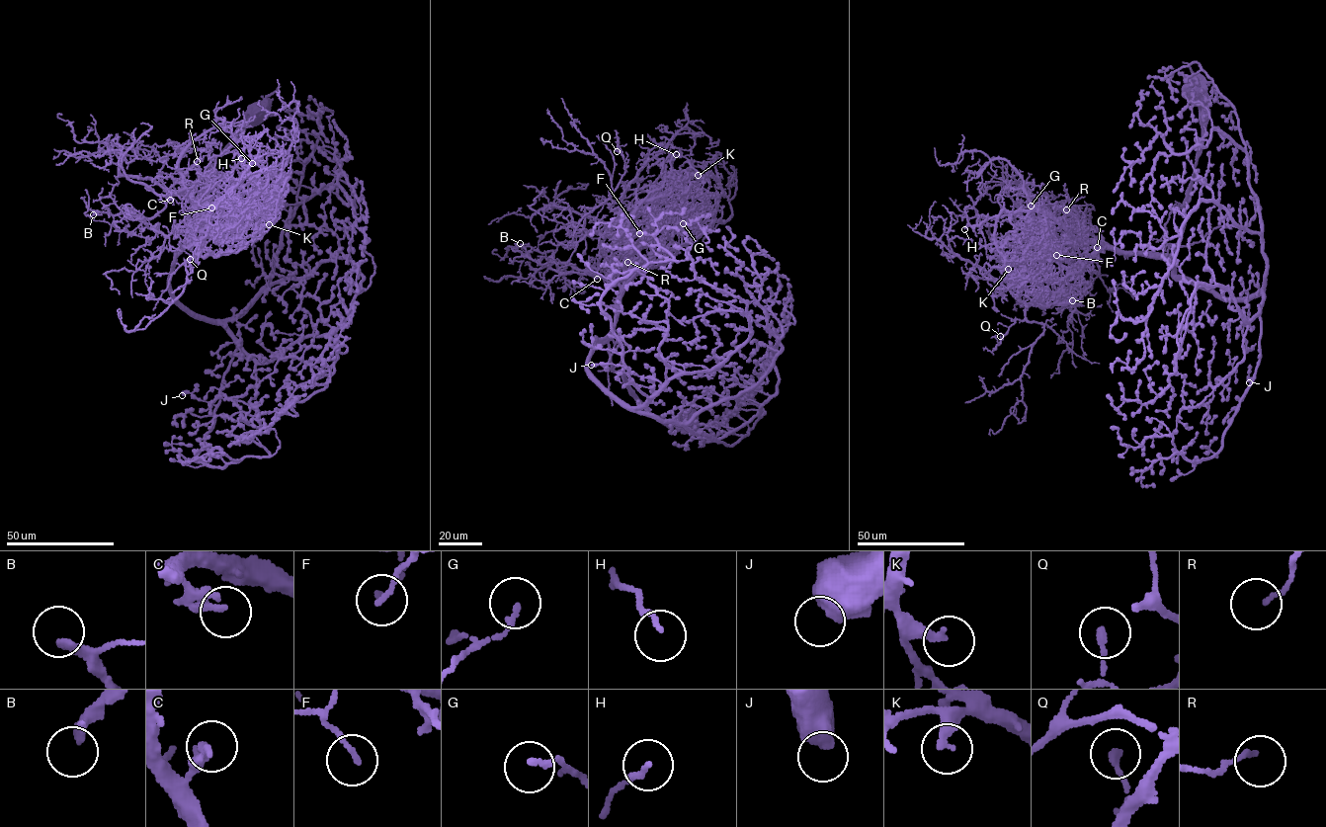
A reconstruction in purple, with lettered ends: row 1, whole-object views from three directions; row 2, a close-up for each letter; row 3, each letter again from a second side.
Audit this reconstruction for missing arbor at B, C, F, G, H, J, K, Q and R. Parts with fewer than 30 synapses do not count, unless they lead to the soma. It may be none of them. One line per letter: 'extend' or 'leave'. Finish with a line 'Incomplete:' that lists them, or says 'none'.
B: extend
C: leave
F: leave
G: leave
H: leave
J: leave
K: leave
Q: leave
R: leave
Incomplete: B

